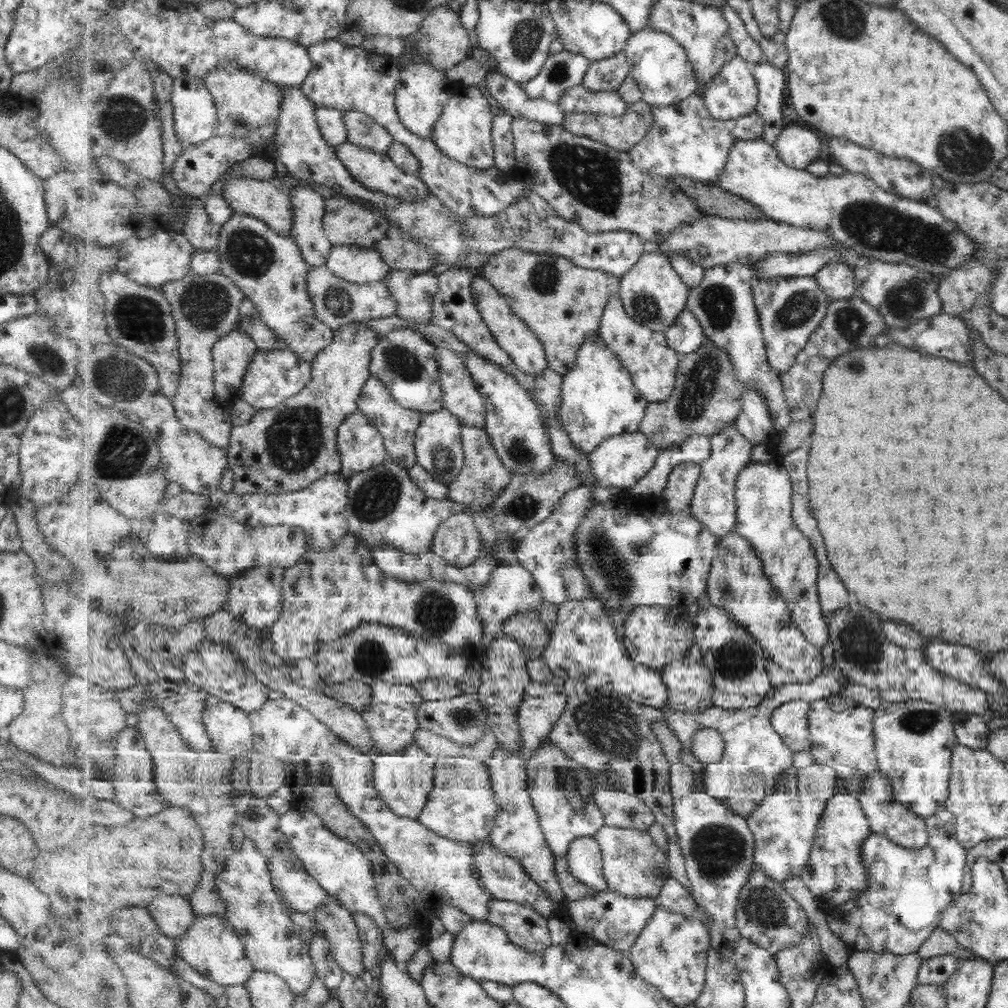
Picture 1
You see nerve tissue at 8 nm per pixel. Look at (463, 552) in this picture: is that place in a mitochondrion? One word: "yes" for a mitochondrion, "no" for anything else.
no

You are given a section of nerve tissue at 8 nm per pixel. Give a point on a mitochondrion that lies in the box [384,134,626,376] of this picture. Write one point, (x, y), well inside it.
(590, 177)

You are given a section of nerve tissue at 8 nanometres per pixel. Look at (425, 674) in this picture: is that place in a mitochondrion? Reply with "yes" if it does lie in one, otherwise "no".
no

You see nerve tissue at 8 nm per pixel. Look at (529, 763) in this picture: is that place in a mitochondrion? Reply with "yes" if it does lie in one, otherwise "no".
no

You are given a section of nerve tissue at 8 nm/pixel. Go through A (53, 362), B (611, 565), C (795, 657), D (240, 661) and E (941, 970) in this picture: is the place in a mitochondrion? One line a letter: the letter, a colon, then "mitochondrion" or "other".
A: mitochondrion
B: mitochondrion
C: other
D: other
E: other

